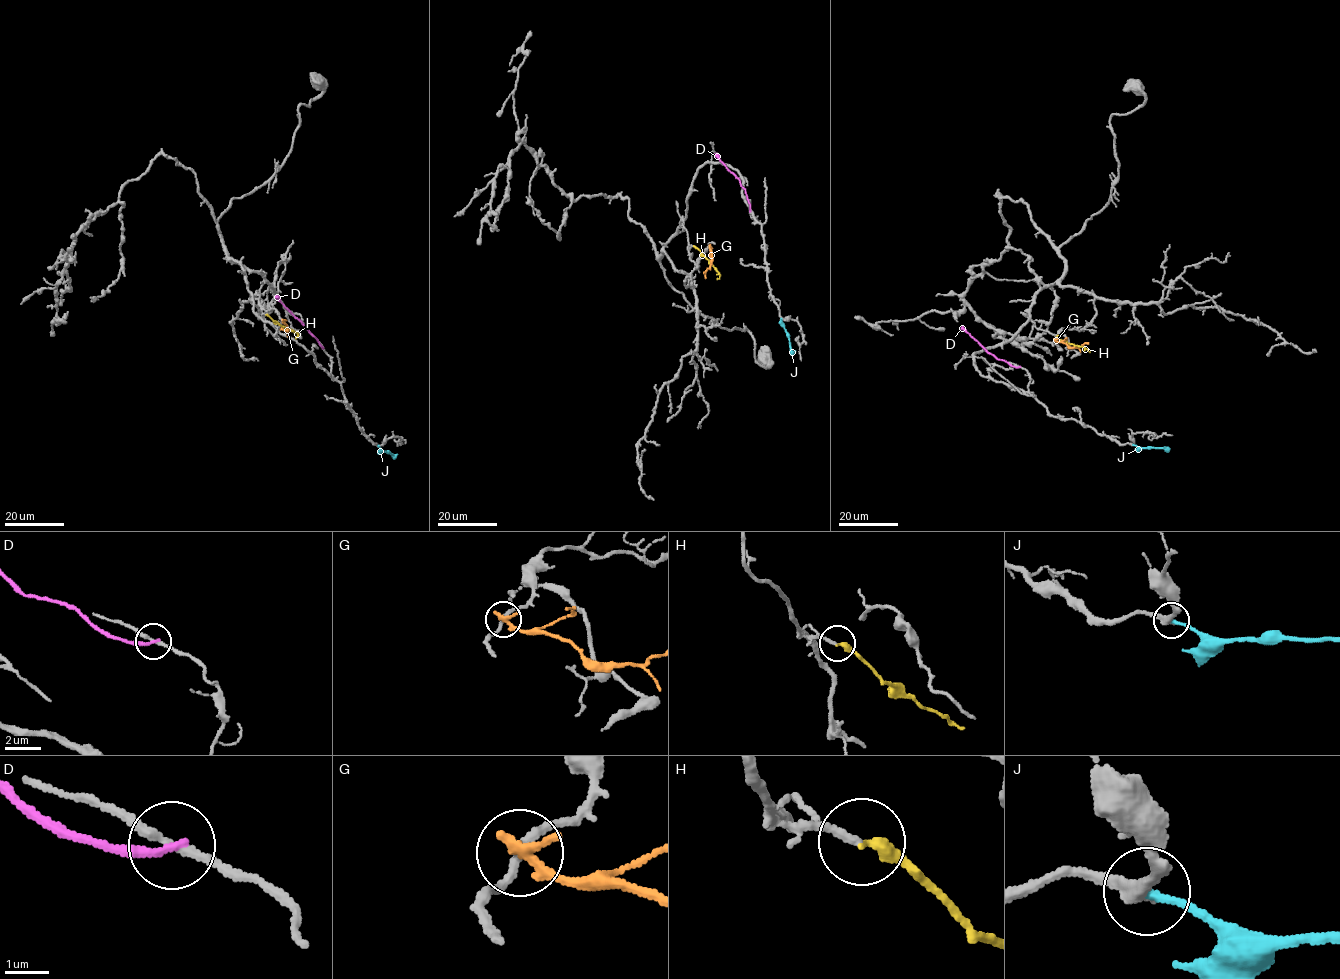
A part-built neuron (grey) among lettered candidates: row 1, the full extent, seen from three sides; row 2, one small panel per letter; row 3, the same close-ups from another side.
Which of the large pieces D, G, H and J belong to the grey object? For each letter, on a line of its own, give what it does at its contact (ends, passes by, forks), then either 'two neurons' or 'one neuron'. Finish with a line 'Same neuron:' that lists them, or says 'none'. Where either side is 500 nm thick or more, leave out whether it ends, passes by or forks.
D: it ends; two neurons
G: it passes by; two neurons
H: it ends; one neuron
J: it ends; two neurons
Same neuron: H

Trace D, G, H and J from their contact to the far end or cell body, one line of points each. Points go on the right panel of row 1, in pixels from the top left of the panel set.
D: (1019, 367), (998, 360), (961, 328)
G: (1055, 340), (1070, 347), (1088, 344)
H: (1057, 336), (1090, 352)
J: (1133, 444), (1169, 449)

